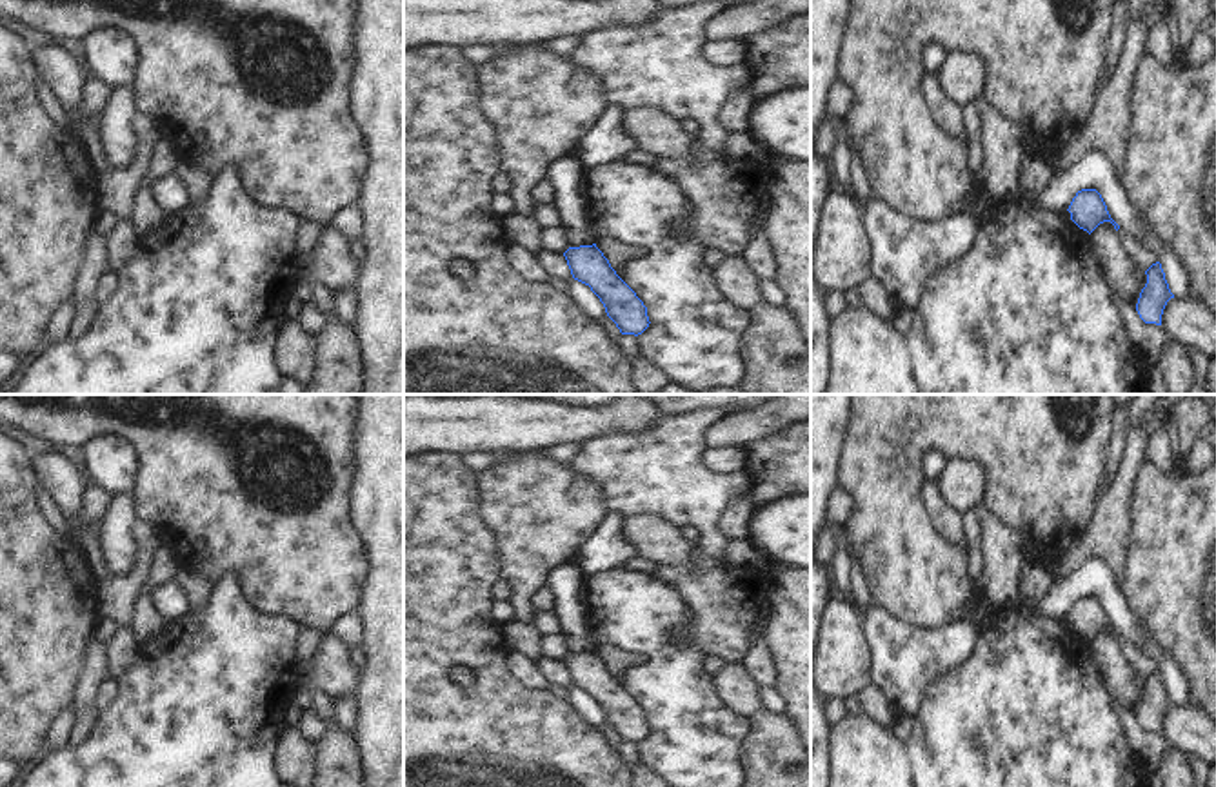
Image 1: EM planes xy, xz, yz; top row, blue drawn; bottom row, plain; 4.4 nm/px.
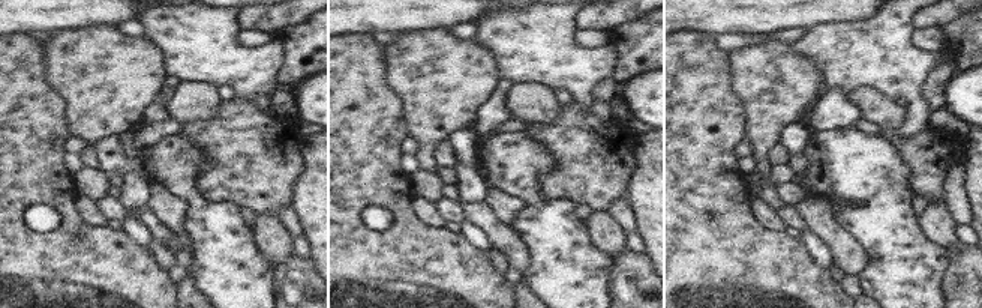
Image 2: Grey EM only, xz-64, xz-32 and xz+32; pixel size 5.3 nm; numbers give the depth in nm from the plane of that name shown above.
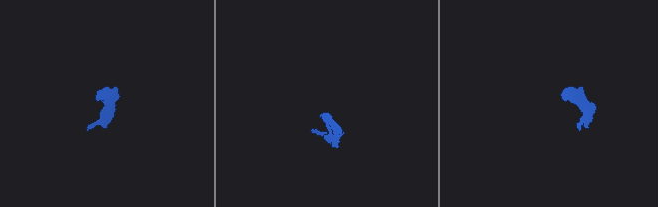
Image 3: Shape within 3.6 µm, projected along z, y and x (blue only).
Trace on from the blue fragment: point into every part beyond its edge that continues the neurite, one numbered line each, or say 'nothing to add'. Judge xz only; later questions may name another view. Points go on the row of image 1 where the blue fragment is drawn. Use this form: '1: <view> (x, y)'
nothing to add

